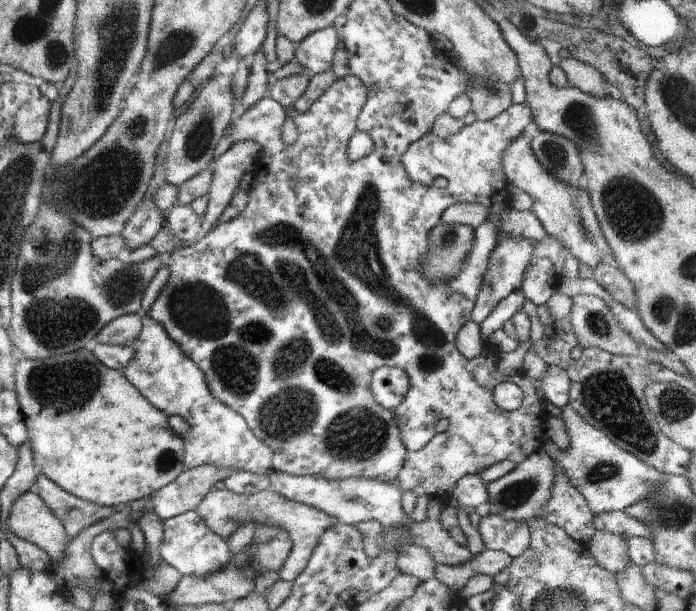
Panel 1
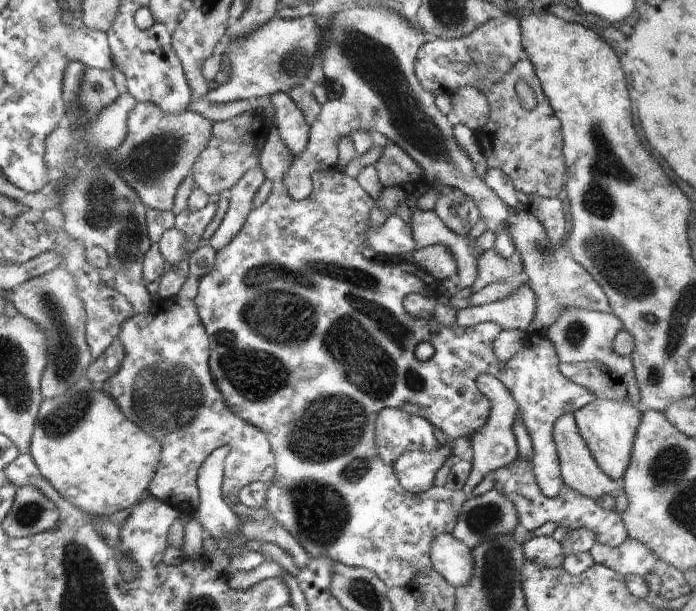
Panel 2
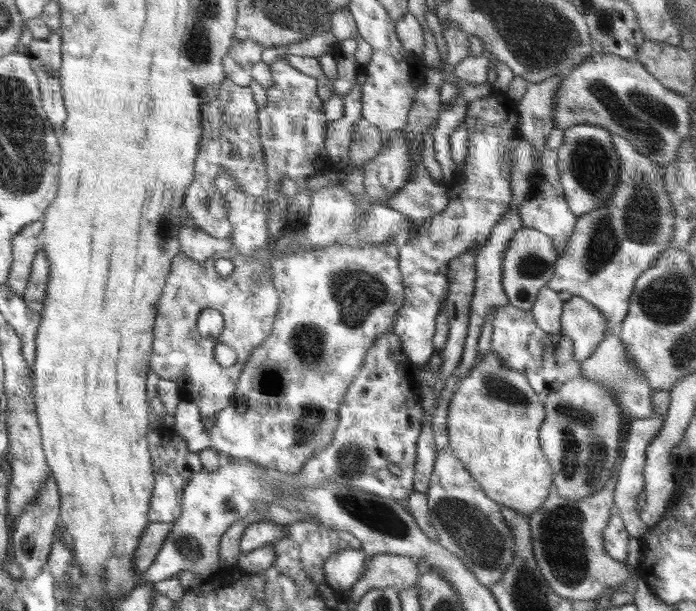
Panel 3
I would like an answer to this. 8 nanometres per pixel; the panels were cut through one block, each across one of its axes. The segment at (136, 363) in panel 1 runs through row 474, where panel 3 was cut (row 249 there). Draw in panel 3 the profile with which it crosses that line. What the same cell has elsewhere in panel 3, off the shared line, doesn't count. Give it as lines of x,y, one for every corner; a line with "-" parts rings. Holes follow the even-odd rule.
265,247
259,248
249,258
228,249
214,253
205,262
190,260
183,254
172,262
170,276
157,304
149,368
159,380
174,382
181,401
194,402
204,420
217,415
230,404
245,362
272,330
279,309
270,269
272,259
-
220,256
234,264
228,276
215,271
214,262
-
205,308
215,308
224,318
225,328
217,337
206,338
196,330
199,314
-
218,344
230,346
238,355
237,362
230,368
222,368
215,361
214,346

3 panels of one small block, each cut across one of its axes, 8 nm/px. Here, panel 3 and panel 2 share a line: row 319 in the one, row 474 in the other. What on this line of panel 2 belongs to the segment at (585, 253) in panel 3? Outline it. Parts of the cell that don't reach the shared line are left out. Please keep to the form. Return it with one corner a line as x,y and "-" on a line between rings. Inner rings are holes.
595,398
586,406
573,412
580,436
583,438
590,454
596,460
600,470
612,480
621,480
630,464
632,444
636,438
637,427
640,426
641,412
622,400

